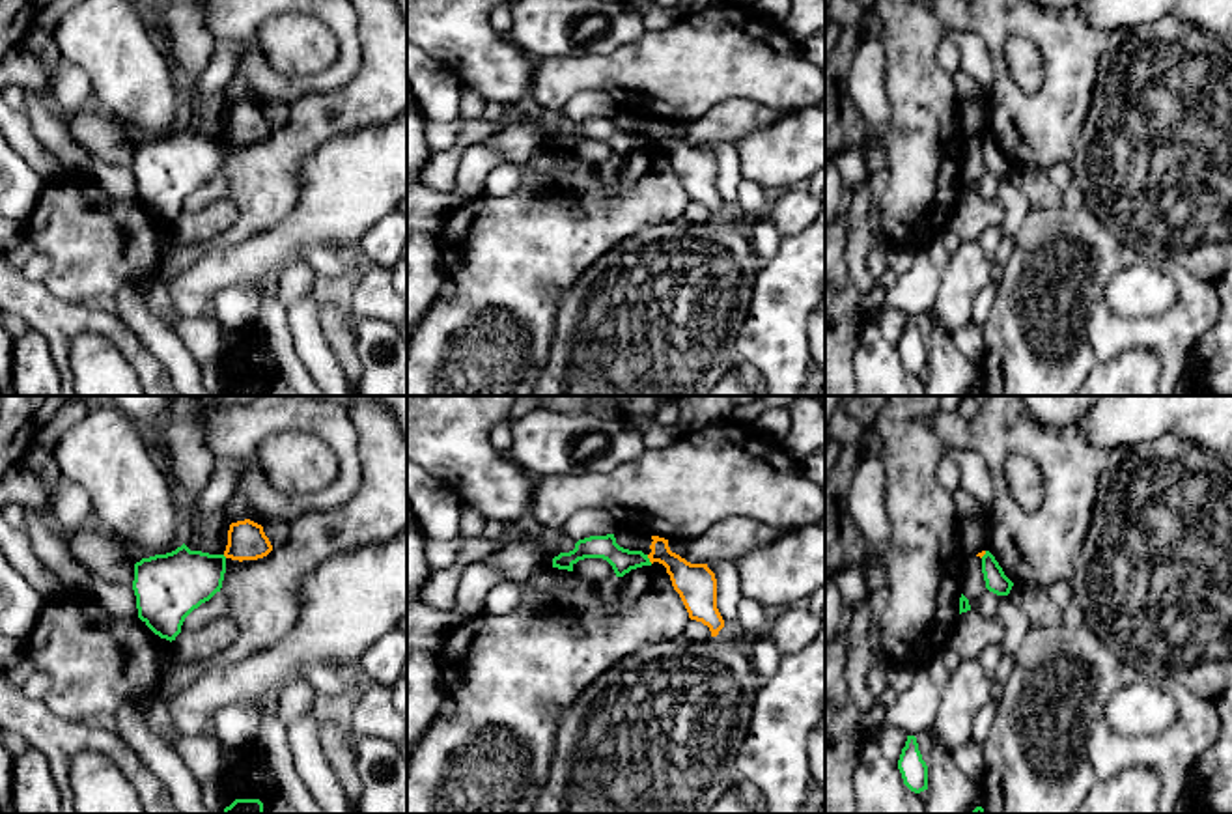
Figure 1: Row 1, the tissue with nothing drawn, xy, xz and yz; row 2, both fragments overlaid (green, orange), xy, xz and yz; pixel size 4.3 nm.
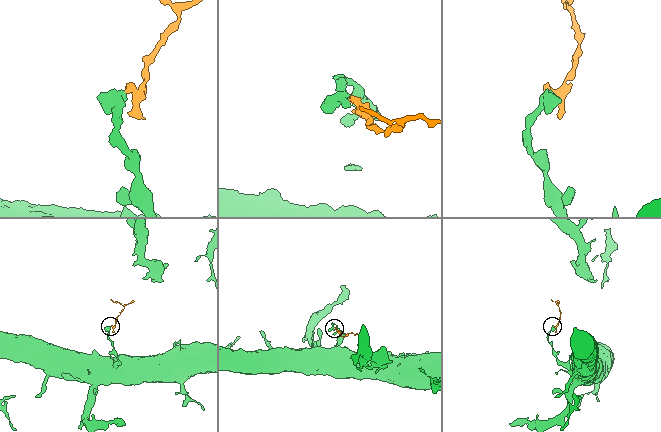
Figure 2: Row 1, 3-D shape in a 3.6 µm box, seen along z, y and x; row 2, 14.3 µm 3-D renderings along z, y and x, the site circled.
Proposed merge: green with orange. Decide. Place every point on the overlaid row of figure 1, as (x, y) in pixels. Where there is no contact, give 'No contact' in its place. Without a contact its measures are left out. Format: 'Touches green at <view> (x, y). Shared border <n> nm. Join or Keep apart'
Touches green at xz (648, 559). Shared border 50 nm. Keep apart

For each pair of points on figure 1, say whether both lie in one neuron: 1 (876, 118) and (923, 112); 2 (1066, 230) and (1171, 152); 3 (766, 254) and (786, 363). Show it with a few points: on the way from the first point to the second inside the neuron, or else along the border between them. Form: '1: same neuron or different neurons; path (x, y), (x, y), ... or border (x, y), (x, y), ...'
1: different neurons; border (883, 73), (889, 101), (889, 161)
2: different neurons; border (1076, 198), (1120, 243)
3: different neurons; border (783, 238), (777, 252), (764, 264)

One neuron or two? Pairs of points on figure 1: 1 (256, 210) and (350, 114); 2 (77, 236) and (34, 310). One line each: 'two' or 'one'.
1: one
2: two

